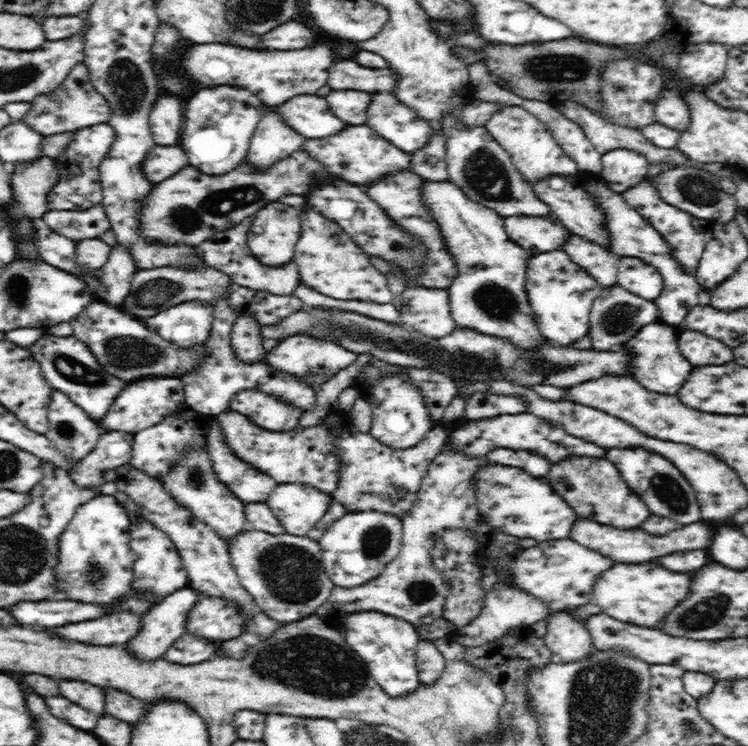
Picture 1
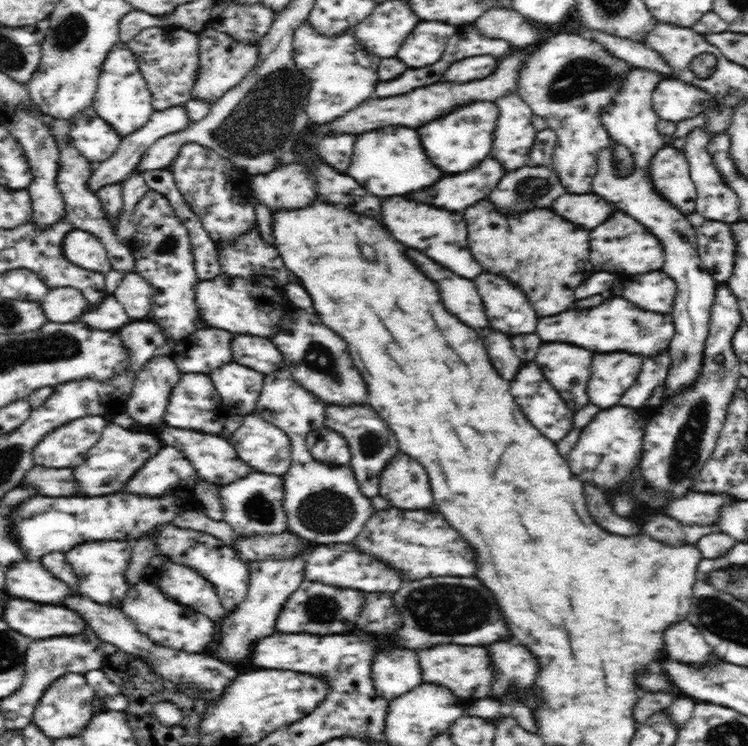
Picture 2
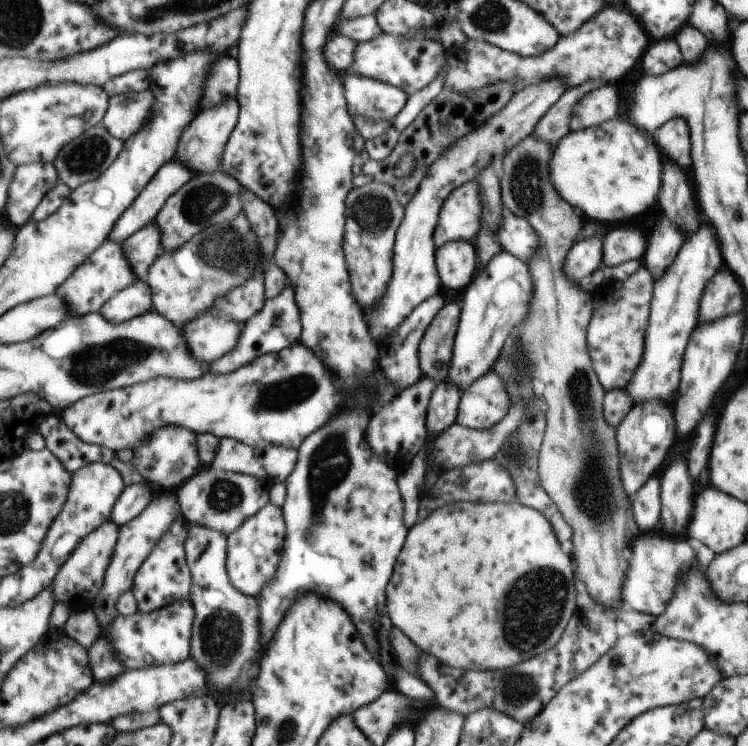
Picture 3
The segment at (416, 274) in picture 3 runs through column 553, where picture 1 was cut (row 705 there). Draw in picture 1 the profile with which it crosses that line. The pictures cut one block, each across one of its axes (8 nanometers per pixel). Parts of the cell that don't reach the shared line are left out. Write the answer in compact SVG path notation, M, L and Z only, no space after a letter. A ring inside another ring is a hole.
M59 680L60 695L94 713L96 716L105 716L107 698L102 687L81 680Z

